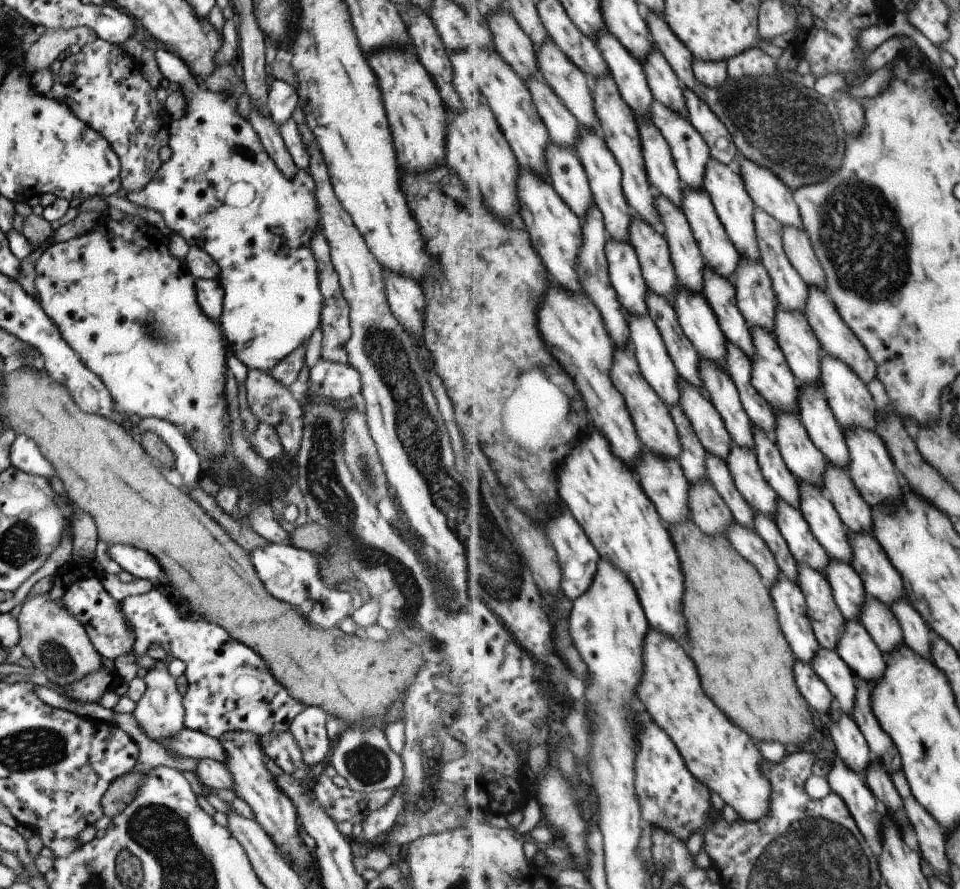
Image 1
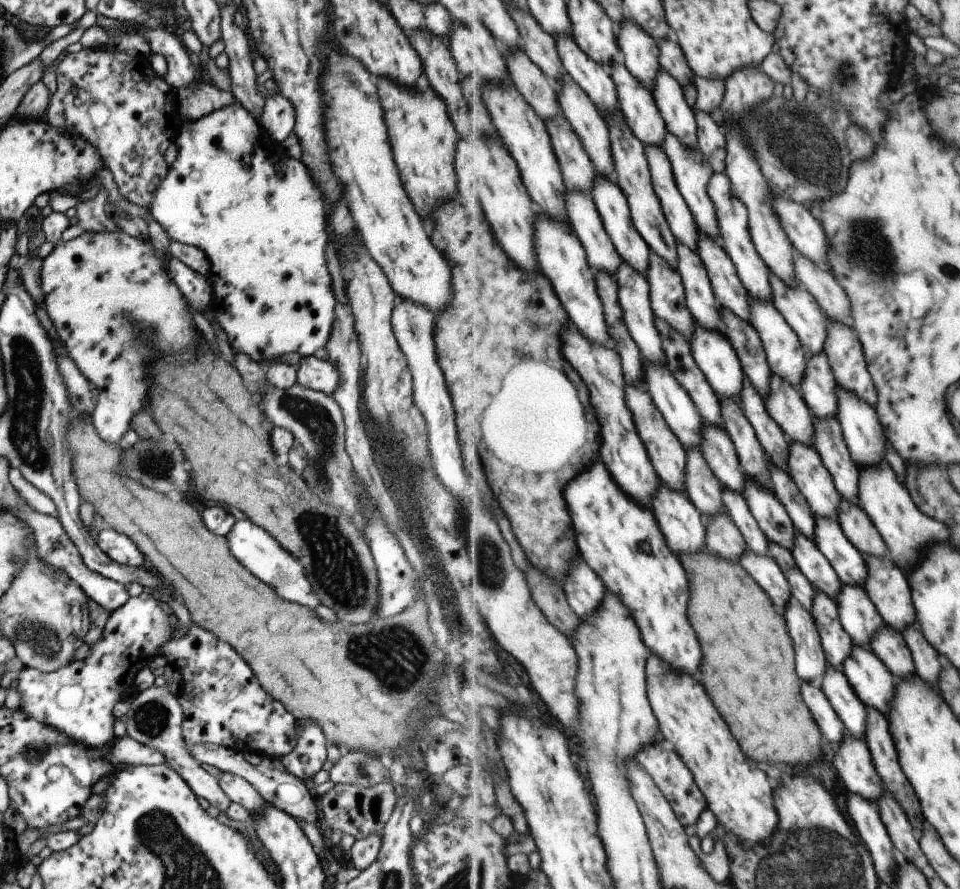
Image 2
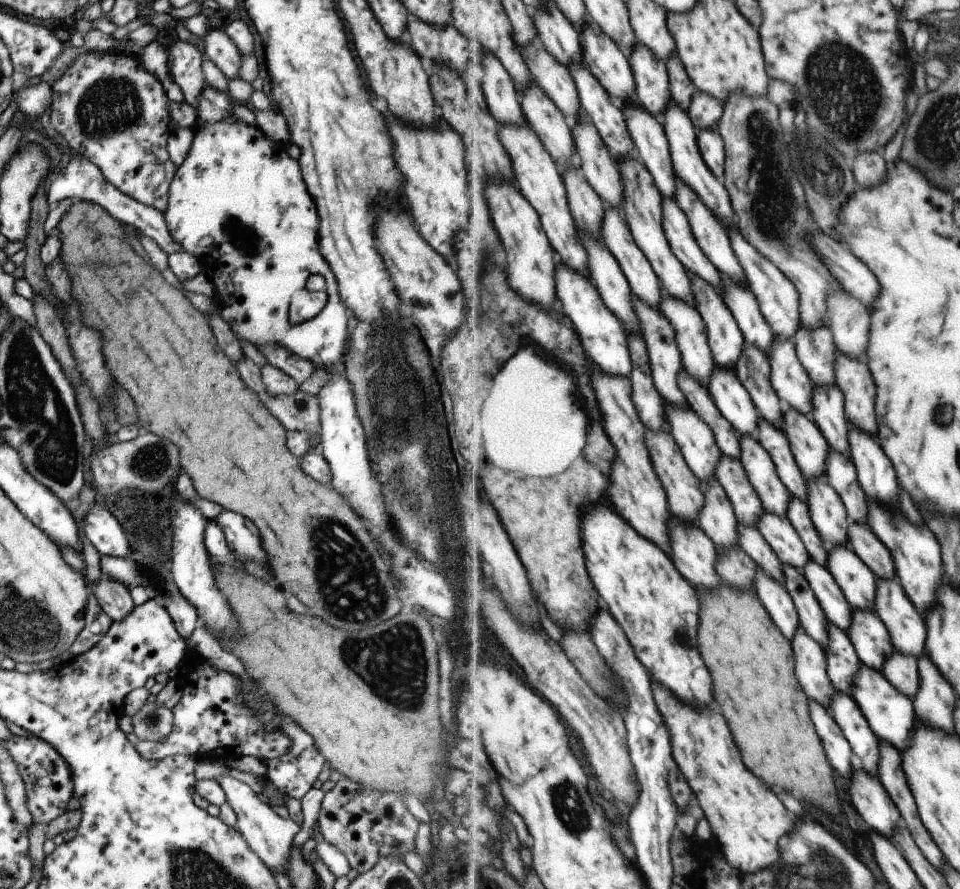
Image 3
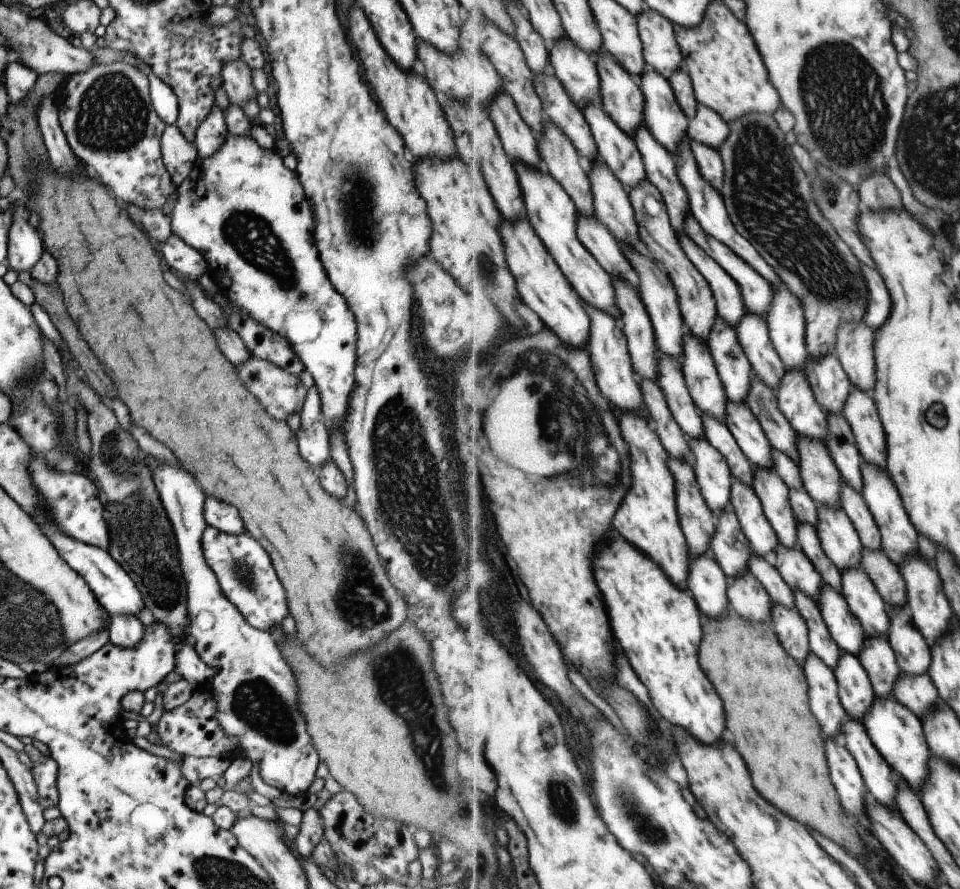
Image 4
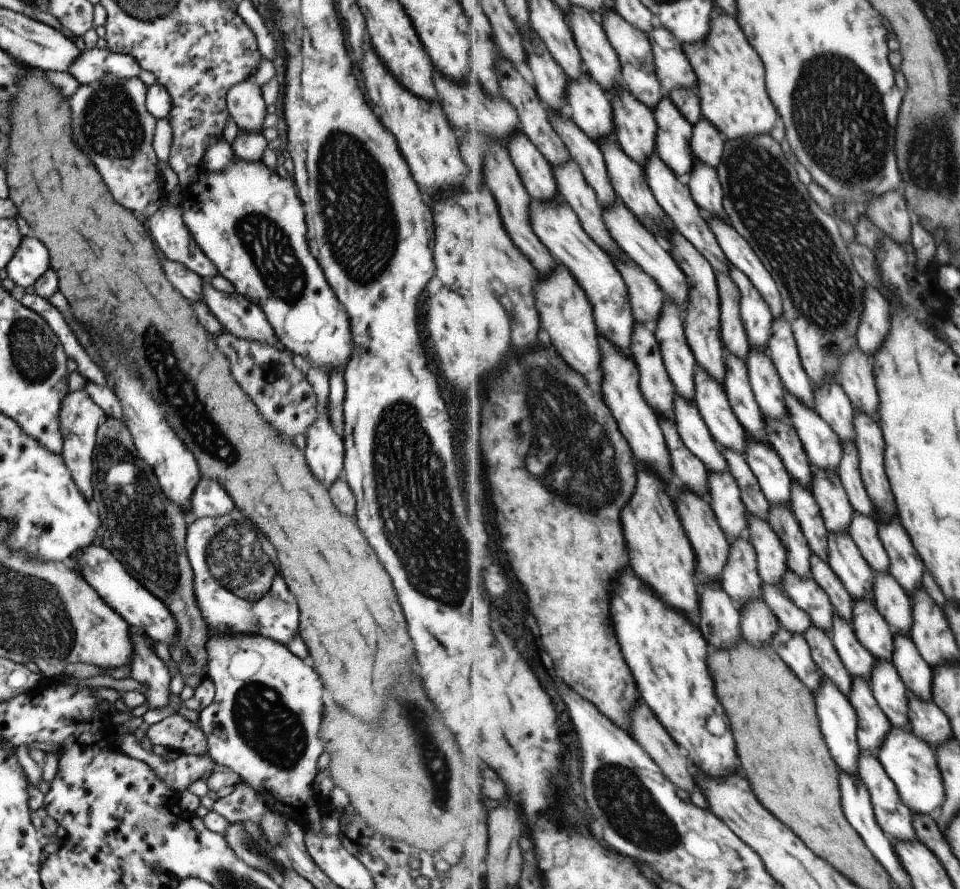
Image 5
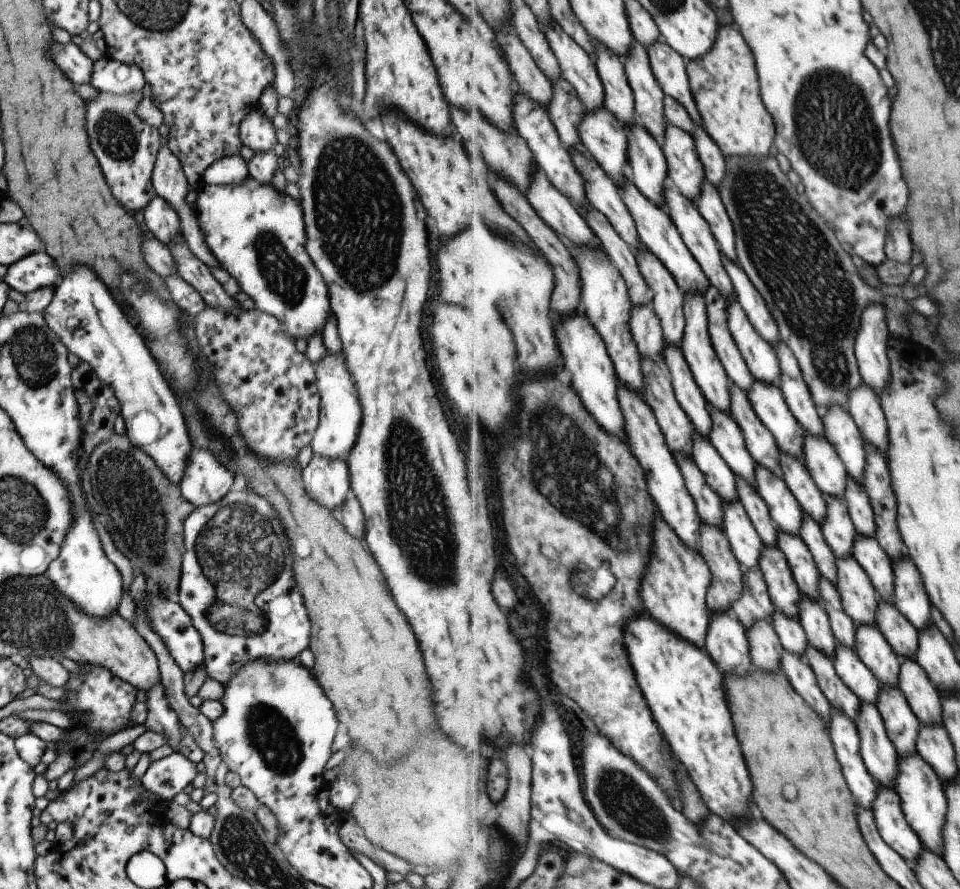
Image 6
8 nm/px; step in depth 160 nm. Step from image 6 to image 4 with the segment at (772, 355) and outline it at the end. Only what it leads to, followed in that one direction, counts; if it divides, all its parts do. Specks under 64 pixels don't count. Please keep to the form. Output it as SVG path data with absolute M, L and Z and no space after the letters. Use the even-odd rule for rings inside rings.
M693 214L686 220L686 232L739 283L746 310L766 318L774 297L772 284L730 246L709 234Z

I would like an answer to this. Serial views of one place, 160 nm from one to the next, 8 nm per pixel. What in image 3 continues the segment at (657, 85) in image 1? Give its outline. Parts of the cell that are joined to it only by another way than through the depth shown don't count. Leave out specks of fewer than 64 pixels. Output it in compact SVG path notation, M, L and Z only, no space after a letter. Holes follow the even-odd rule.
M672 101L669 103L665 114L663 114L662 121L670 142L674 170L677 176L681 177L691 188L693 188L703 199L703 202L705 202L713 212L717 213L717 216L726 224L729 231L733 227L737 227L736 212L734 211L729 191L722 182L719 182L719 179L707 166L703 158L699 146L698 134L690 117L690 111L685 110L680 104Z

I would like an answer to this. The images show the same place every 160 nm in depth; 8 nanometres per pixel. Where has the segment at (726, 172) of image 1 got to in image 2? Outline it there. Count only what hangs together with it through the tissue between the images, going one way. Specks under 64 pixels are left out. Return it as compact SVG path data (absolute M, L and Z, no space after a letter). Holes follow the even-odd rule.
M714 172L708 184L709 196L713 199L717 209L717 216L720 228L721 242L729 256L736 264L740 279L748 288L751 296L760 299L771 299L774 295L774 288L770 281L770 268L761 258L757 247L752 239L752 234L749 230L748 208L738 199L732 191L731 179L726 175L726 172Z

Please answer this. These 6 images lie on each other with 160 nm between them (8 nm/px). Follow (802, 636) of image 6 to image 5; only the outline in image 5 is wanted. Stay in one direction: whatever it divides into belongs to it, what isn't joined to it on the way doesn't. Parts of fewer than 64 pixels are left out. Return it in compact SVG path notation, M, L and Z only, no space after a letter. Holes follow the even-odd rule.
M763 581L762 591L762 596L777 615L780 624L794 633L805 634L806 630L812 625L812 618L809 613L799 608L784 589L776 584Z

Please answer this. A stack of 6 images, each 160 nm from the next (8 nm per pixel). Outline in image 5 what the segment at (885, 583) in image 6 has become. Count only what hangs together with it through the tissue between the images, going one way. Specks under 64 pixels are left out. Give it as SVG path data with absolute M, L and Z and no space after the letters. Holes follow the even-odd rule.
M855 511L848 532L856 540L861 552L875 572L889 574L891 562L889 554L879 537L879 520Z

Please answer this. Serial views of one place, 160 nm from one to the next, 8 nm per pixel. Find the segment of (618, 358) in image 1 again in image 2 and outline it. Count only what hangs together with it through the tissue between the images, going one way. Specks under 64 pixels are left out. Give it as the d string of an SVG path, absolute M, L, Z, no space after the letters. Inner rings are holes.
M626 384L626 394L629 408L636 419L637 430L640 431L641 438L644 439L645 446L648 447L649 456L652 458L657 474L666 485L678 491L686 490L686 470L688 466L688 451L676 432L669 426L661 409L653 400L652 394L644 384Z

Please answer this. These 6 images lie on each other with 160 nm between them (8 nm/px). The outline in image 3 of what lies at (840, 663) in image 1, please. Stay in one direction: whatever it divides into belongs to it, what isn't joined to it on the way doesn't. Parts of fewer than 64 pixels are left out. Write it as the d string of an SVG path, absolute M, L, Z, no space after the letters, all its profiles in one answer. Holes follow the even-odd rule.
M835 690L830 710L851 743L858 766L877 775L881 760L881 740L873 732L856 698L849 693Z

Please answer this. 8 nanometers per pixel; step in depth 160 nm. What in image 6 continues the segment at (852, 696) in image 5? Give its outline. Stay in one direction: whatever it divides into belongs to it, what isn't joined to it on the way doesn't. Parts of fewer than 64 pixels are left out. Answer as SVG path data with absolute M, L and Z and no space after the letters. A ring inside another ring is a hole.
M862 701L856 723L861 739L861 754L869 772L881 786L895 788L898 750L888 735L877 705Z

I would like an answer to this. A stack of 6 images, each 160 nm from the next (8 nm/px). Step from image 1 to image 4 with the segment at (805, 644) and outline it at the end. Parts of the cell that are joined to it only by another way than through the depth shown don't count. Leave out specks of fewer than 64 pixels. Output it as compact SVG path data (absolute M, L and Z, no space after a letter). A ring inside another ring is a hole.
M811 652L805 662L804 672L808 678L810 705L821 723L821 730L825 736L842 741L843 724L847 722L848 712L840 698L835 671L815 652Z

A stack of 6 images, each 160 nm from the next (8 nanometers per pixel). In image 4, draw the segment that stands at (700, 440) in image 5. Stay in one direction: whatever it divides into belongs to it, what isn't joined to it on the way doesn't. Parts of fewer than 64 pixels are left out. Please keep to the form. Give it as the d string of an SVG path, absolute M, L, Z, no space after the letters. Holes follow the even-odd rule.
M661 354L659 376L661 378L659 378L658 386L662 389L669 409L677 420L677 424L681 426L681 430L688 439L705 438L707 440L702 413L691 397L683 376L681 361L673 356Z

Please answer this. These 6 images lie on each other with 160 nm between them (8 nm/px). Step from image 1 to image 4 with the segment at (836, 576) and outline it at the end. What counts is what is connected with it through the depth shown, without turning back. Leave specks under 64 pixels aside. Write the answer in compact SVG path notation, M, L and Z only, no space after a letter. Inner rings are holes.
M867 637L859 659L869 673L876 697L893 695L894 684L903 673L888 637Z

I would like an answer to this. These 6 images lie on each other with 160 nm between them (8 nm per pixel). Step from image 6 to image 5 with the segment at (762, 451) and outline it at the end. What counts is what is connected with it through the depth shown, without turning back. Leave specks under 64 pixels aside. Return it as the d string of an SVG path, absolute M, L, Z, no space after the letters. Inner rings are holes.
M724 347L724 355L727 370L723 383L733 410L750 438L767 443L764 418L752 387L748 362L727 347Z

